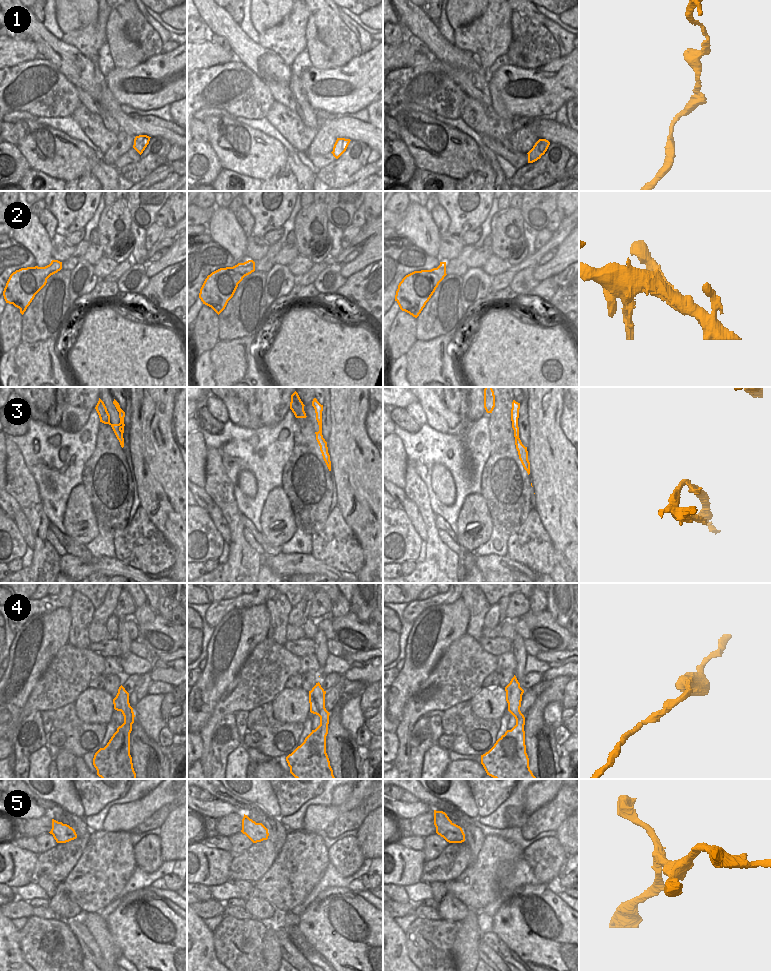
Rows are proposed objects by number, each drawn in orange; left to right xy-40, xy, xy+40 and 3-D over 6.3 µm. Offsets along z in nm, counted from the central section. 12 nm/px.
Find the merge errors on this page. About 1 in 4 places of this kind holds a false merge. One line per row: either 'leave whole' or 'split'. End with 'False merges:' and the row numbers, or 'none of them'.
1: leave whole
2: leave whole
3: leave whole
4: leave whole
5: leave whole
False merges: none of them

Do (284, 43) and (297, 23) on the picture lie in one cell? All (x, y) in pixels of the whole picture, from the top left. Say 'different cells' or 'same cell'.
same cell

